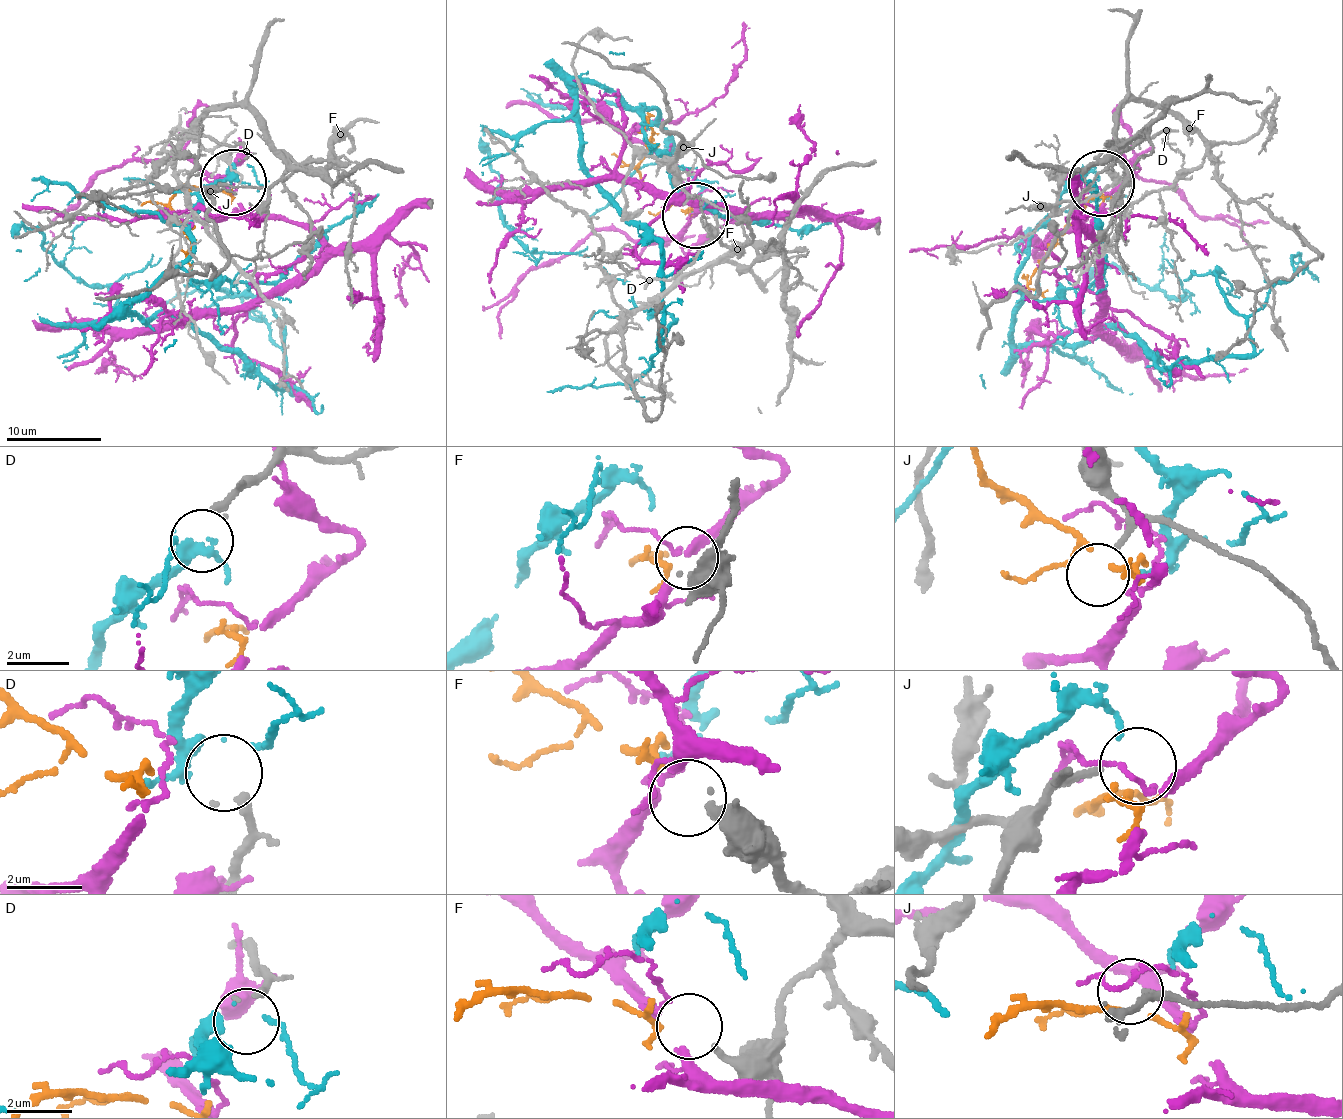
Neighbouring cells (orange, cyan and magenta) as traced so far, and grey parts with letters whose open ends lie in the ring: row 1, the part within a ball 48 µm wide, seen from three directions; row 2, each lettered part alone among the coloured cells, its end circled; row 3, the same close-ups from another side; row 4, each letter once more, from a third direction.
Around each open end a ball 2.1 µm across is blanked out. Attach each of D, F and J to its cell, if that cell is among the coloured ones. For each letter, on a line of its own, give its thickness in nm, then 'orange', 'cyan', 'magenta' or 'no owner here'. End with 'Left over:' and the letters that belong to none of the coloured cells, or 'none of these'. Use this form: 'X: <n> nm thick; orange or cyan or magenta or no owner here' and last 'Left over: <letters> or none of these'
D: 280 nm thick; cyan
F: 300 nm thick; orange
J: 190 nm thick; no owner here
Left over: J

